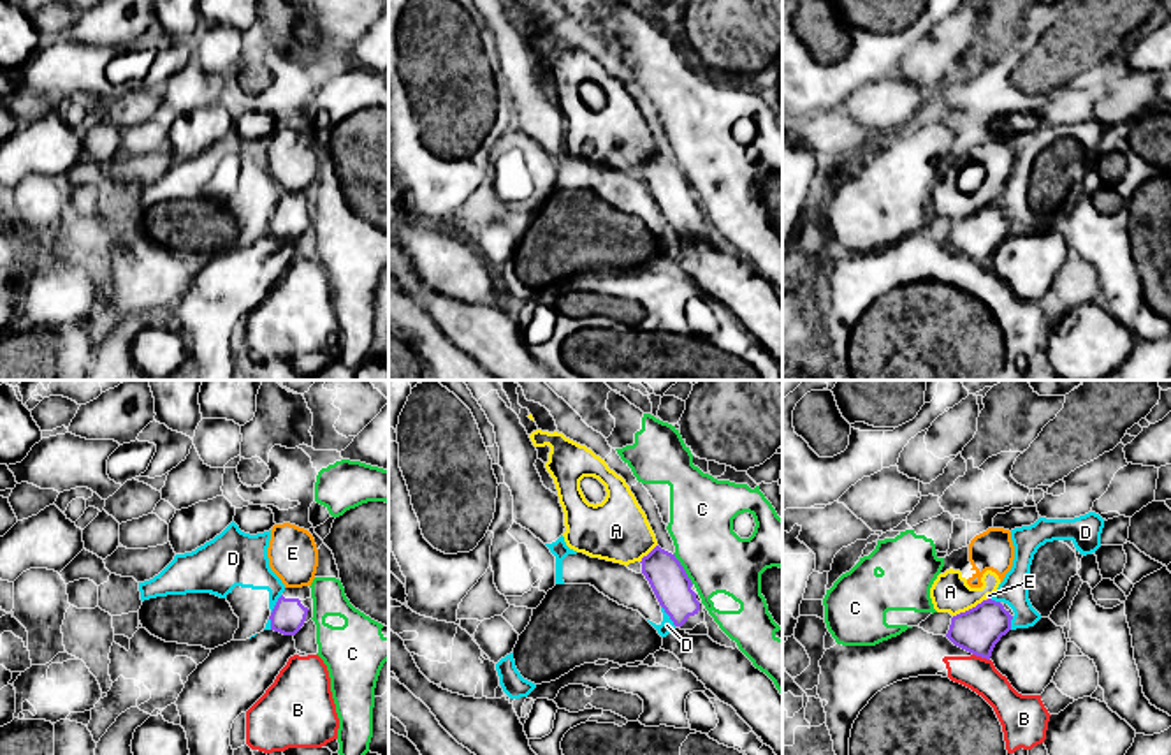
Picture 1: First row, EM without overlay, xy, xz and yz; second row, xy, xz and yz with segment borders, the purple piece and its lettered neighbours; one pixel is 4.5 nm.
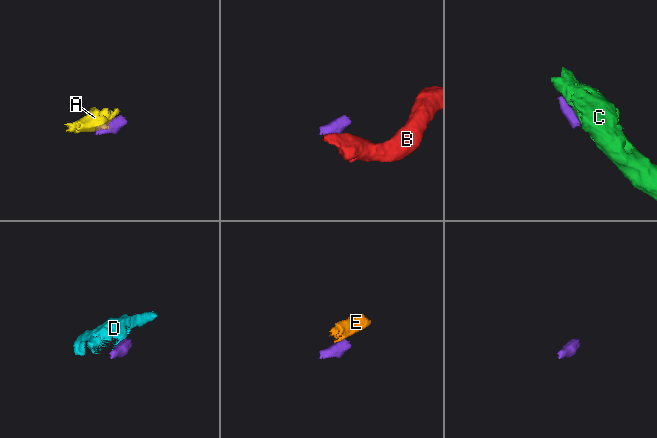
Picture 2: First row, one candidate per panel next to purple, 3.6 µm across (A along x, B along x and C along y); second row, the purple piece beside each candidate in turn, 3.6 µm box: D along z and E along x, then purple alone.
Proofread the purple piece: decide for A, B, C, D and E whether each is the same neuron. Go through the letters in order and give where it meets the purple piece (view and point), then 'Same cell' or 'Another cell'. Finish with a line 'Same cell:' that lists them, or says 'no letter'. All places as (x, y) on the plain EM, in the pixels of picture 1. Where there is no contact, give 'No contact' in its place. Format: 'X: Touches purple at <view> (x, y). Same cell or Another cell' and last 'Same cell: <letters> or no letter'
A: Touches purple at yz (969, 215). Another cell
B: Touches purple at yz (981, 263). Another cell
C: Touches purple at xz (683, 175). Another cell
D: Touches purple at xz (669, 220). Another cell
E: Touches purple at yz (989, 205). Another cell
Same cell: no letter

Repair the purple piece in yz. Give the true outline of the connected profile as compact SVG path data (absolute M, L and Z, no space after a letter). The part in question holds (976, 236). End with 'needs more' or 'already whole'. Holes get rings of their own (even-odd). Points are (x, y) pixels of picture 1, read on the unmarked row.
M988 204L953 222L946 243L955 252L990 266L995 250L1011 236L1011 225L1000 208Z | already whole

